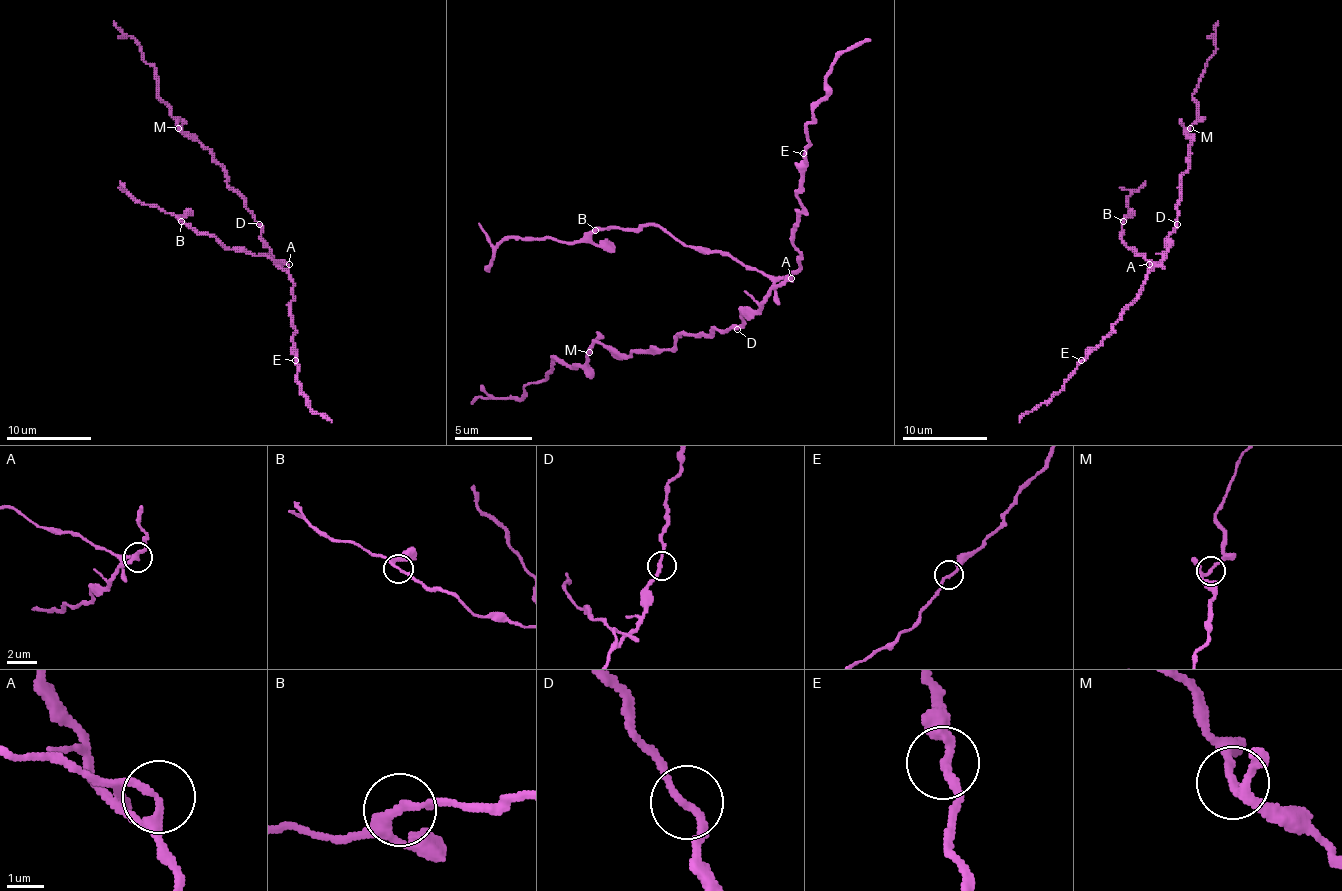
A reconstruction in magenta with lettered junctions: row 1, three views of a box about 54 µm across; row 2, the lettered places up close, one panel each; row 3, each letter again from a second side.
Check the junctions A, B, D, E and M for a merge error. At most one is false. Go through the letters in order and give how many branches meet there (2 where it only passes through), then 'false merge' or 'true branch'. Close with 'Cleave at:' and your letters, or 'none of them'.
A: 3 | true branch
B: 3 | true branch
D: 2 | true branch
E: 2 | true branch
M: 3 | true branch
Cleave at: none of them

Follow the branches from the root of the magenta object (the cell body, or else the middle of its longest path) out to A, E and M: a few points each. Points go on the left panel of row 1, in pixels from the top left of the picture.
A: (259, 226), (261, 241), (269, 249), (272, 258), (289, 264)
E: (259, 226), (261, 241), (293, 283), (293, 300), (289, 309), (295, 326), (295, 360)
M: (259, 226), (246, 202), (227, 183), (227, 172), (214, 155), (178, 128)

